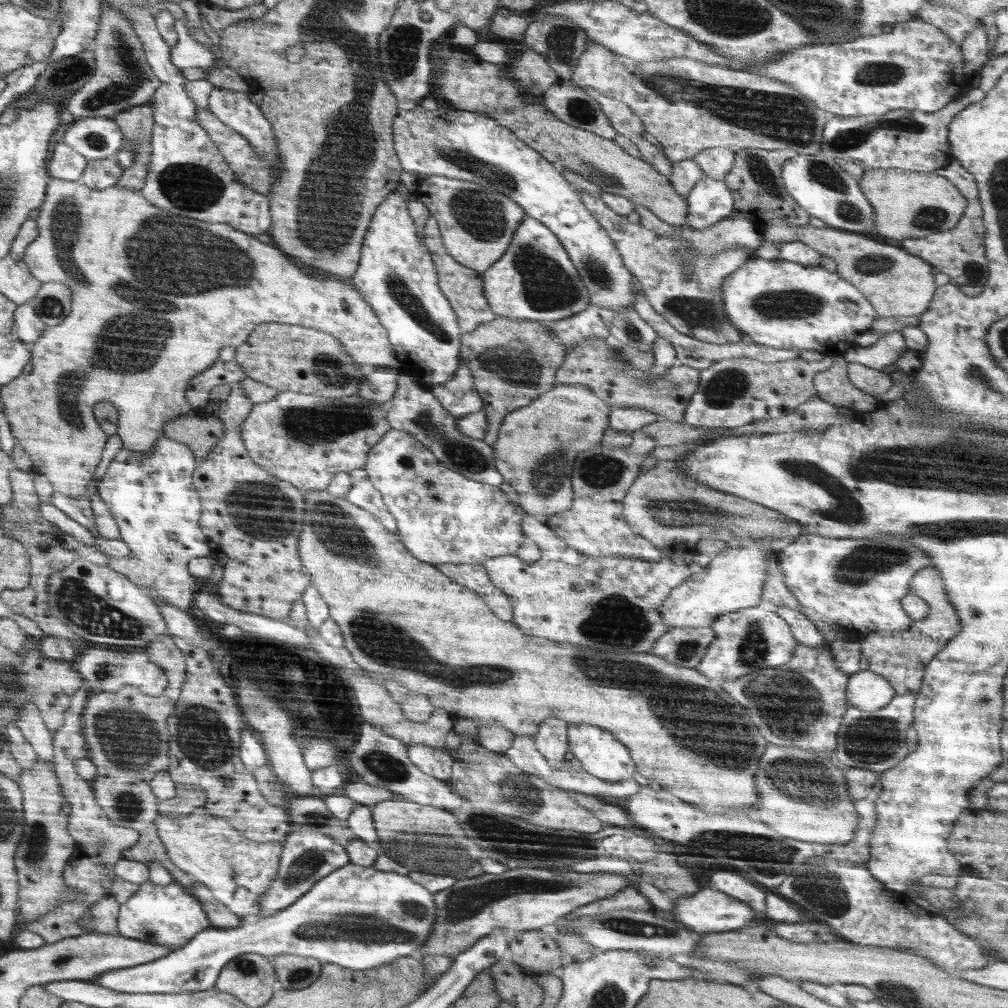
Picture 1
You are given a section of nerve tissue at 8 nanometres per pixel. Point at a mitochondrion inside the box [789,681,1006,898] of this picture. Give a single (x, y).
(872, 738)

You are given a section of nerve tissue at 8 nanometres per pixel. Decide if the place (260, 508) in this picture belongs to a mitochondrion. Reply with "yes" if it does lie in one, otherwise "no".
yes

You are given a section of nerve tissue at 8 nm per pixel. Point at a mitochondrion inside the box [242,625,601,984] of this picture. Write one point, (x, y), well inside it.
(514, 840)

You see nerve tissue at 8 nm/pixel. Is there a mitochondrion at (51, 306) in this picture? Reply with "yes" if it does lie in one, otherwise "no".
yes

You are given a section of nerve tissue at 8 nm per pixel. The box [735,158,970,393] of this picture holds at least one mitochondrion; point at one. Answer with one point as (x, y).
(784, 303)

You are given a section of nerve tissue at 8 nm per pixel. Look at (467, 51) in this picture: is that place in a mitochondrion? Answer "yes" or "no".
no

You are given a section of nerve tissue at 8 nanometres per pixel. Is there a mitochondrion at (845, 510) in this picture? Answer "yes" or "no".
yes

